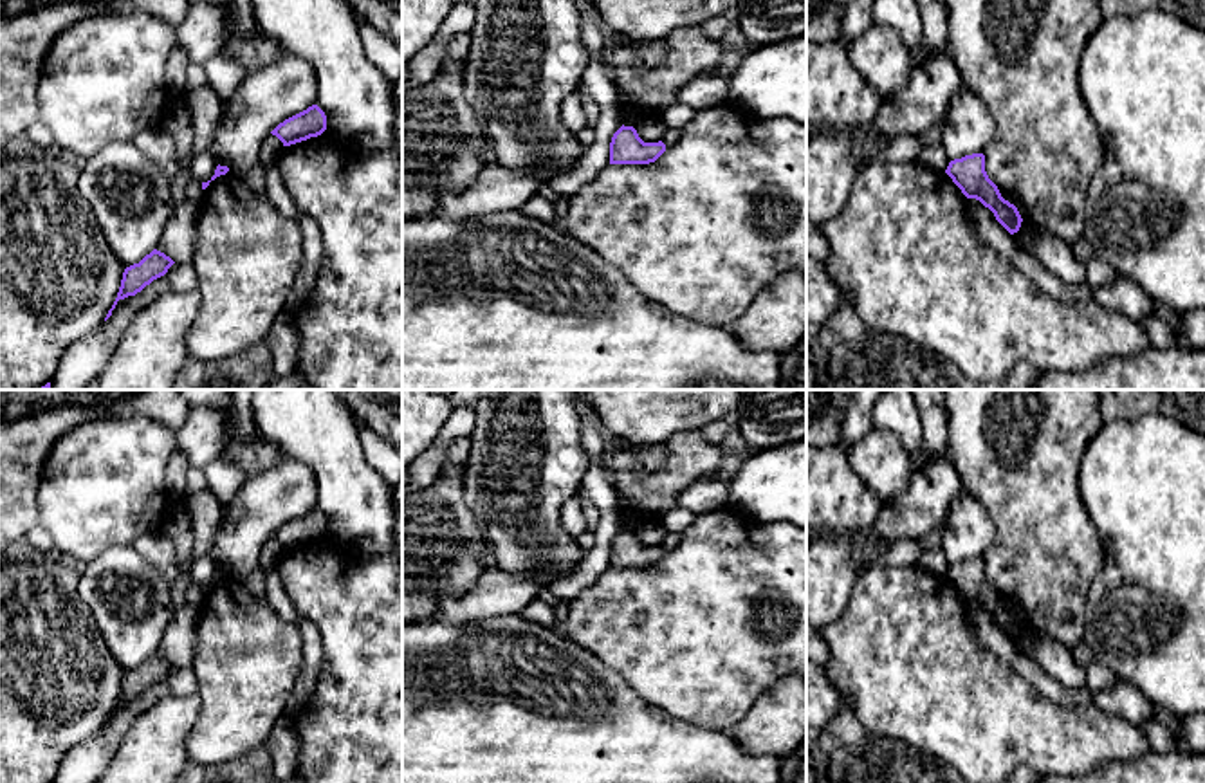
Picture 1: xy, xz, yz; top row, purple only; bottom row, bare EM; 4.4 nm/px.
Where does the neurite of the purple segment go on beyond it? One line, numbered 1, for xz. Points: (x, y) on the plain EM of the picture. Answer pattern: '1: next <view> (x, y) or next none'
1: next none

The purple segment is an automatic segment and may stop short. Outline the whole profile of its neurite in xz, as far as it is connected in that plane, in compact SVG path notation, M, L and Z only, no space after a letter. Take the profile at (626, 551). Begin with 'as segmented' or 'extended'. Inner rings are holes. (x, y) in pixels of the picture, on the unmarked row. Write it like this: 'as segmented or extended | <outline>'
as segmented | M621 530L610 547L610 568L649 568L666 556L666 548L644 547L633 530Z

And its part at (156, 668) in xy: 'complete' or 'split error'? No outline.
complete

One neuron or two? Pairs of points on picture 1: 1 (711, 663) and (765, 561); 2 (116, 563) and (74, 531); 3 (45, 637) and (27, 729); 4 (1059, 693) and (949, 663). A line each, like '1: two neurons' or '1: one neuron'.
1: one neuron
2: two neurons
3: one neuron
4: two neurons

